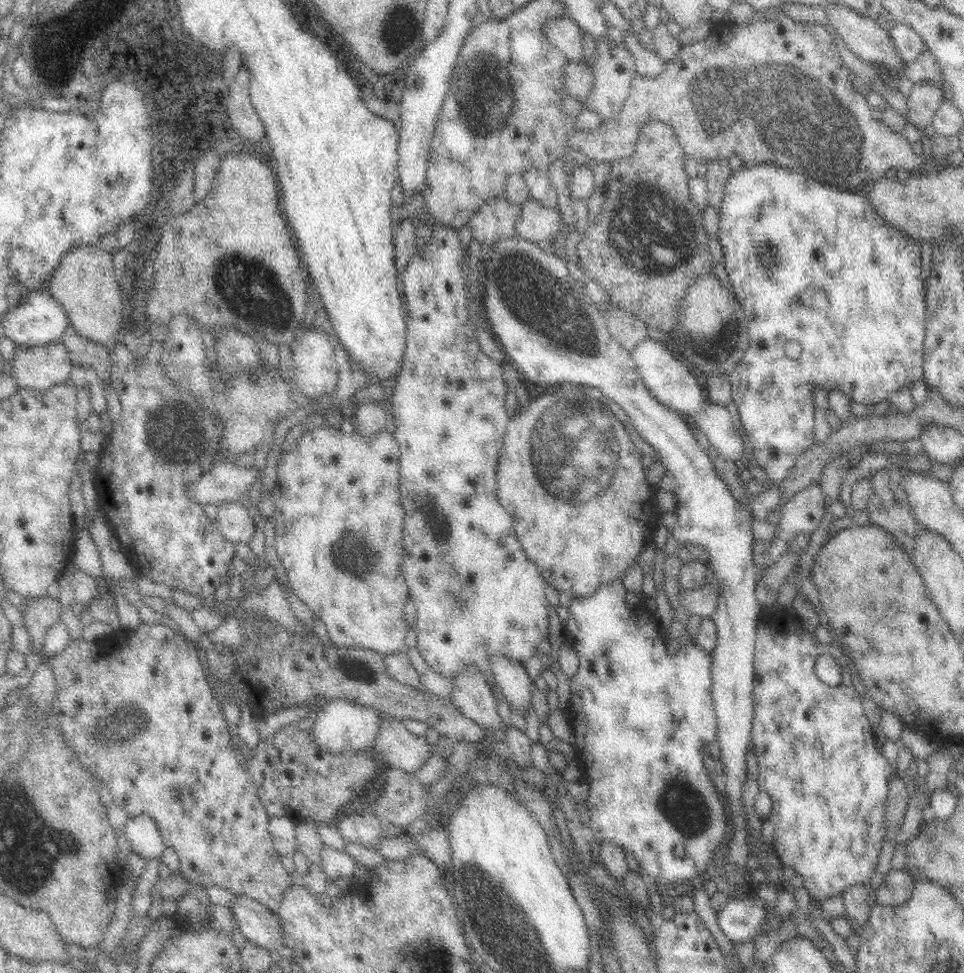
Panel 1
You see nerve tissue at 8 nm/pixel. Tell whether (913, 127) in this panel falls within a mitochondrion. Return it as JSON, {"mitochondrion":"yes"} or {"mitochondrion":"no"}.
{"mitochondrion":"no"}

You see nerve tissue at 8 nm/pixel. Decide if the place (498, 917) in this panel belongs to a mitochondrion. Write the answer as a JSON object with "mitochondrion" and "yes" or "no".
{"mitochondrion":"yes"}

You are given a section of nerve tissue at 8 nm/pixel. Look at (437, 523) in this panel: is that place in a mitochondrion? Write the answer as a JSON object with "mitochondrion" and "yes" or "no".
{"mitochondrion":"yes"}

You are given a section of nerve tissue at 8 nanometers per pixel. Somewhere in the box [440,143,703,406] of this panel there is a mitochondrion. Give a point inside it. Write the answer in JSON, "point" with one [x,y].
{"point":[546,311]}

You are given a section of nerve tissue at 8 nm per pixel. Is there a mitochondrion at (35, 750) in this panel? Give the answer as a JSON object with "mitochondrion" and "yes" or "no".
{"mitochondrion":"no"}

